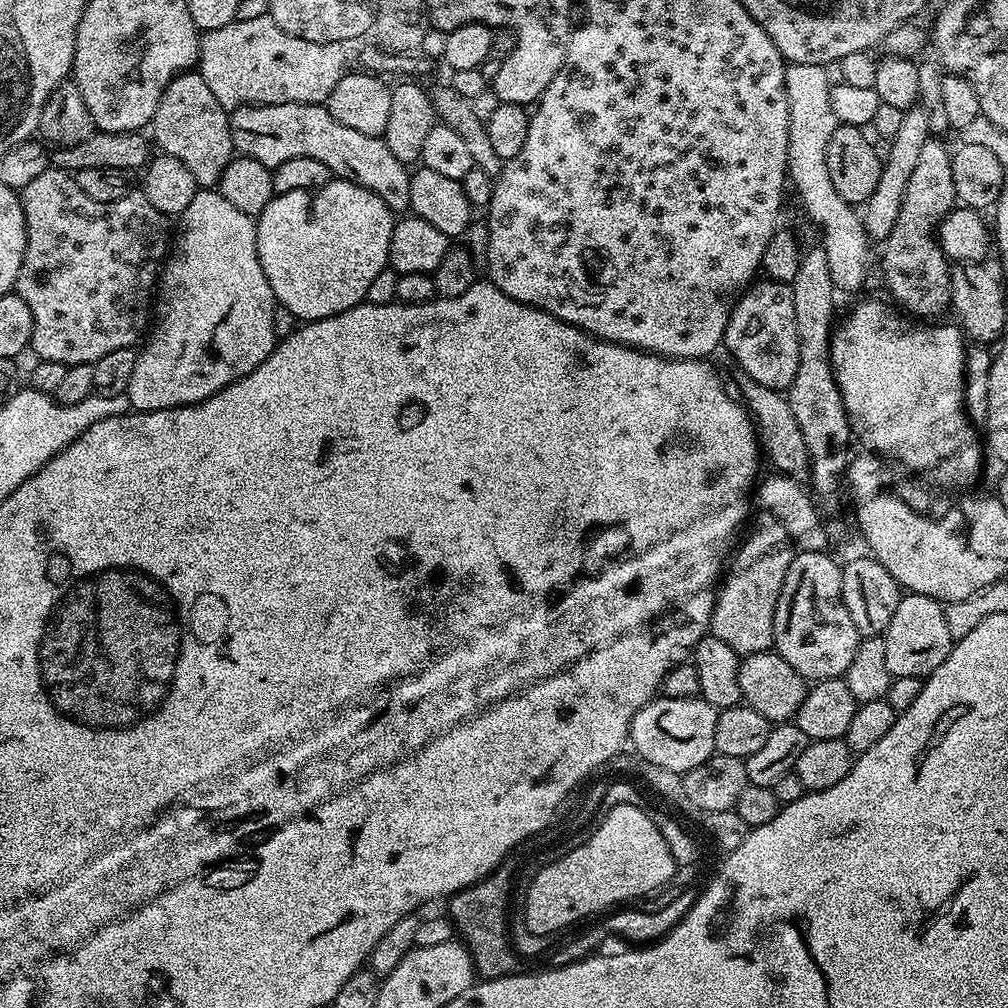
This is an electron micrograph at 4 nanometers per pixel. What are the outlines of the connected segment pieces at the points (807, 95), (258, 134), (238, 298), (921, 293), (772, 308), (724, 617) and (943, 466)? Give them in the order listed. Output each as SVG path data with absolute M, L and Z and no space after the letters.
M788 64L784 69L784 89L788 99L788 174L787 179L796 187L796 196L804 207L804 212L820 227L824 235L822 247L826 254L826 266L830 266L830 278L837 289L852 292L859 284L868 280L868 271L872 268L872 248L866 230L863 228L861 213L853 205L841 198L838 190L834 190L830 173L826 167L826 142L830 142L830 134L834 134L837 120L830 106L830 90L833 81L828 80L829 69L822 64Z
M246 104L243 108L231 109L228 121L232 135L233 149L239 155L249 156L262 166L274 169L282 166L290 158L314 158L331 170L333 177L349 180L382 198L393 213L404 214L409 211L410 172L405 164L398 162L394 154L390 154L390 146L379 136L358 134L358 130L350 130L350 126L342 126L328 113L324 104Z
M198 190L190 206L180 213L178 223L180 233L177 236L175 233L174 243L158 276L154 323L150 335L143 341L144 349L141 347L137 351L134 374L126 393L126 400L137 412L181 408L202 402L250 374L278 343L274 336L276 295L270 290L270 282L266 282L258 259L253 217L242 214L242 210L226 202L218 190Z
M938 138L927 140L917 157L917 163L908 186L906 186L903 203L899 210L898 218L890 232L889 236L883 241L882 247L882 274L884 282L892 294L893 298L901 305L907 313L918 318L928 318L924 316L938 316L944 310L945 312L951 305L951 267L950 262L941 250L939 241L933 234L934 229L939 222L946 217L953 208L955 208L957 199L954 190L953 166L949 149L941 143Z
M760 278L751 286L745 287L739 296L740 301L731 305L728 314L723 347L728 348L729 354L740 363L739 371L743 375L767 388L787 390L794 382L794 374L798 372L800 361L798 358L798 326L794 322L794 298L791 287L779 284L777 280Z
M767 514L761 517L756 525L753 523L747 529L748 537L746 532L743 539L735 545L727 561L722 583L716 593L716 605L712 611L711 635L722 638L722 642L726 642L726 646L730 646L730 650L734 650L741 658L769 651L773 647L774 610L778 606L778 594L782 594L782 582L786 582L786 570L790 570L790 562L794 555L794 545L788 537L785 526Z
M864 300L854 305L852 313L841 324L839 321L833 331L832 373L842 394L853 437L861 440L865 449L883 454L909 473L937 472L944 480L956 476L958 483L972 484L980 472L982 440L972 429L974 424L964 403L966 337L955 325L927 328L924 325L927 323L896 312L891 312L880 300Z

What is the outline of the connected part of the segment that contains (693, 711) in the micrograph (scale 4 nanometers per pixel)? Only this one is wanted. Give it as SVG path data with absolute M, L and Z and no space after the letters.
M663 694L657 695L646 706L638 710L632 719L630 733L631 747L636 747L636 752L641 761L664 766L667 770L678 773L686 773L694 770L694 766L702 766L716 752L714 746L714 726L716 725L717 709L710 706L710 702L700 699L699 696L690 698L670 698Z

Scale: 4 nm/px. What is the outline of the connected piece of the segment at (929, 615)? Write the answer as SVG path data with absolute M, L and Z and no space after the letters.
M901 595L898 610L894 610L894 618L890 618L890 626L884 631L886 642L886 667L892 677L918 676L926 678L950 654L954 637L950 634L950 626L946 626L944 605L934 598Z

